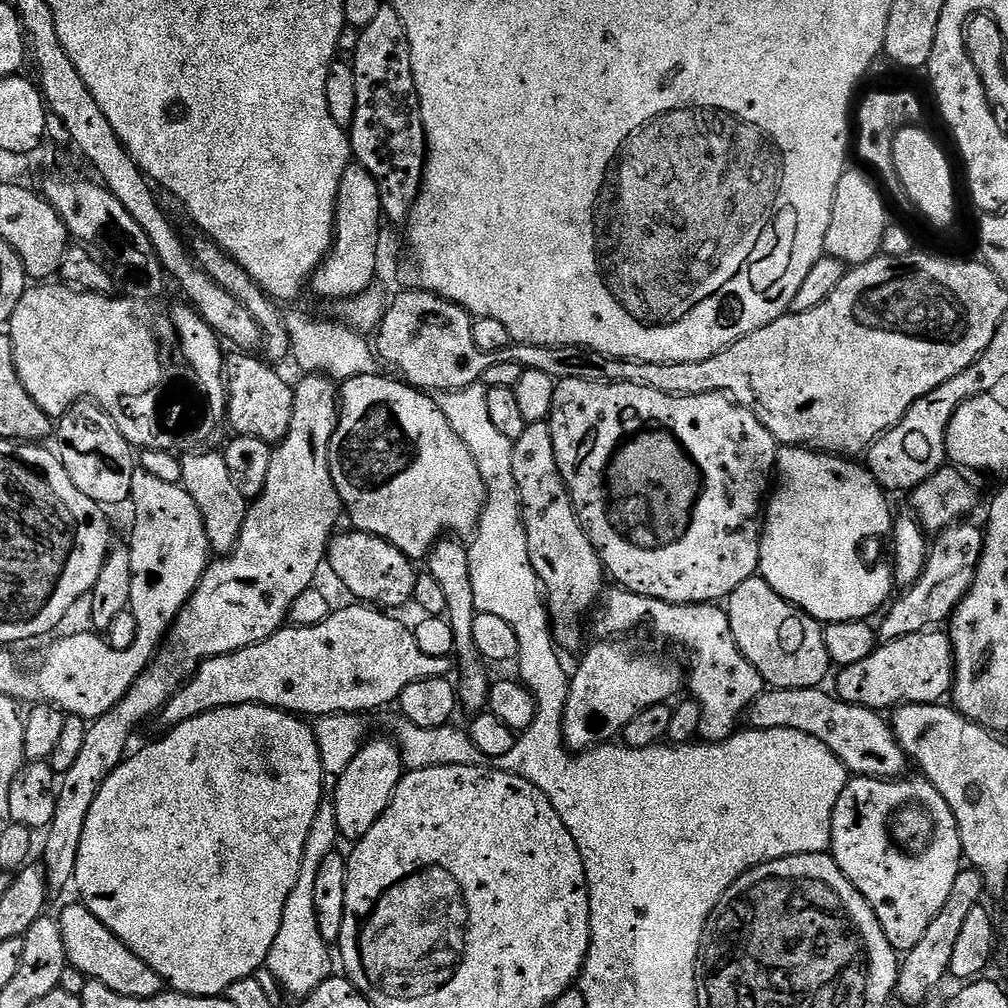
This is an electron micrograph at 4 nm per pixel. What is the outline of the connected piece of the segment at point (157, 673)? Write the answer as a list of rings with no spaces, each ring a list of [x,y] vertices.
[[[304,374],[300,378],[300,381],[295,381],[292,389],[294,418],[290,418],[290,430],[286,438],[272,448],[266,486],[262,494],[251,501],[236,548],[227,556],[213,559],[209,563],[204,577],[200,579],[200,585],[178,614],[156,659],[136,679],[134,686],[122,698],[122,702],[118,702],[106,714],[89,723],[82,750],[74,766],[70,766],[70,770],[66,770],[66,774],[59,777],[54,818],[46,829],[48,837],[44,840],[44,860],[42,859],[42,867],[48,876],[49,893],[56,894],[75,881],[78,846],[82,846],[82,830],[86,830],[90,806],[94,806],[94,798],[98,798],[98,790],[102,790],[106,778],[110,778],[110,774],[114,774],[116,767],[125,759],[129,751],[128,743],[131,742],[136,727],[146,723],[151,716],[153,719],[164,707],[164,703],[205,660],[209,660],[211,656],[221,656],[248,648],[270,638],[285,627],[290,606],[294,606],[294,598],[298,598],[298,594],[302,594],[307,588],[313,587],[317,583],[316,575],[319,574],[320,567],[325,567],[328,545],[337,531],[336,523],[339,522],[340,516],[342,520],[340,495],[330,474],[330,442],[340,420],[338,384],[324,375]]]

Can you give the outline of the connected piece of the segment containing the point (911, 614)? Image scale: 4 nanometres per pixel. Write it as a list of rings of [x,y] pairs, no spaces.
[[[968,523],[953,524],[951,528],[945,528],[935,537],[928,553],[928,561],[918,582],[912,584],[905,591],[908,593],[900,601],[897,599],[883,613],[884,621],[878,624],[878,636],[881,641],[906,638],[915,632],[943,625],[940,624],[943,620],[944,623],[951,621],[952,613],[956,611],[966,593],[972,589],[984,553],[984,528],[980,526],[975,528]]]

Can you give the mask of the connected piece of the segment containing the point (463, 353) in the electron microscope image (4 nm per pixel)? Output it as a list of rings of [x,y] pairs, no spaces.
[[[401,291],[384,309],[384,316],[380,319],[379,329],[374,336],[374,348],[380,360],[389,369],[397,368],[401,372],[397,373],[413,388],[419,388],[429,394],[458,391],[460,388],[483,381],[486,366],[490,366],[494,360],[489,353],[478,350],[474,342],[473,317],[469,316],[465,308],[460,308],[449,300],[443,300],[433,292],[411,291]]]

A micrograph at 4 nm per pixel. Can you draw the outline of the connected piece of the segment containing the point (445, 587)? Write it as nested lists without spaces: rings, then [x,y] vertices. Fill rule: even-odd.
[[[445,538],[437,542],[426,557],[427,575],[433,576],[442,586],[442,595],[446,597],[448,607],[446,618],[454,630],[454,642],[456,643],[455,655],[460,656],[460,664],[464,667],[464,673],[458,679],[458,704],[468,714],[483,712],[488,707],[488,689],[490,679],[488,672],[483,668],[480,651],[474,646],[474,618],[477,611],[474,606],[474,586],[470,578],[470,558],[468,548],[460,545],[456,538]]]

